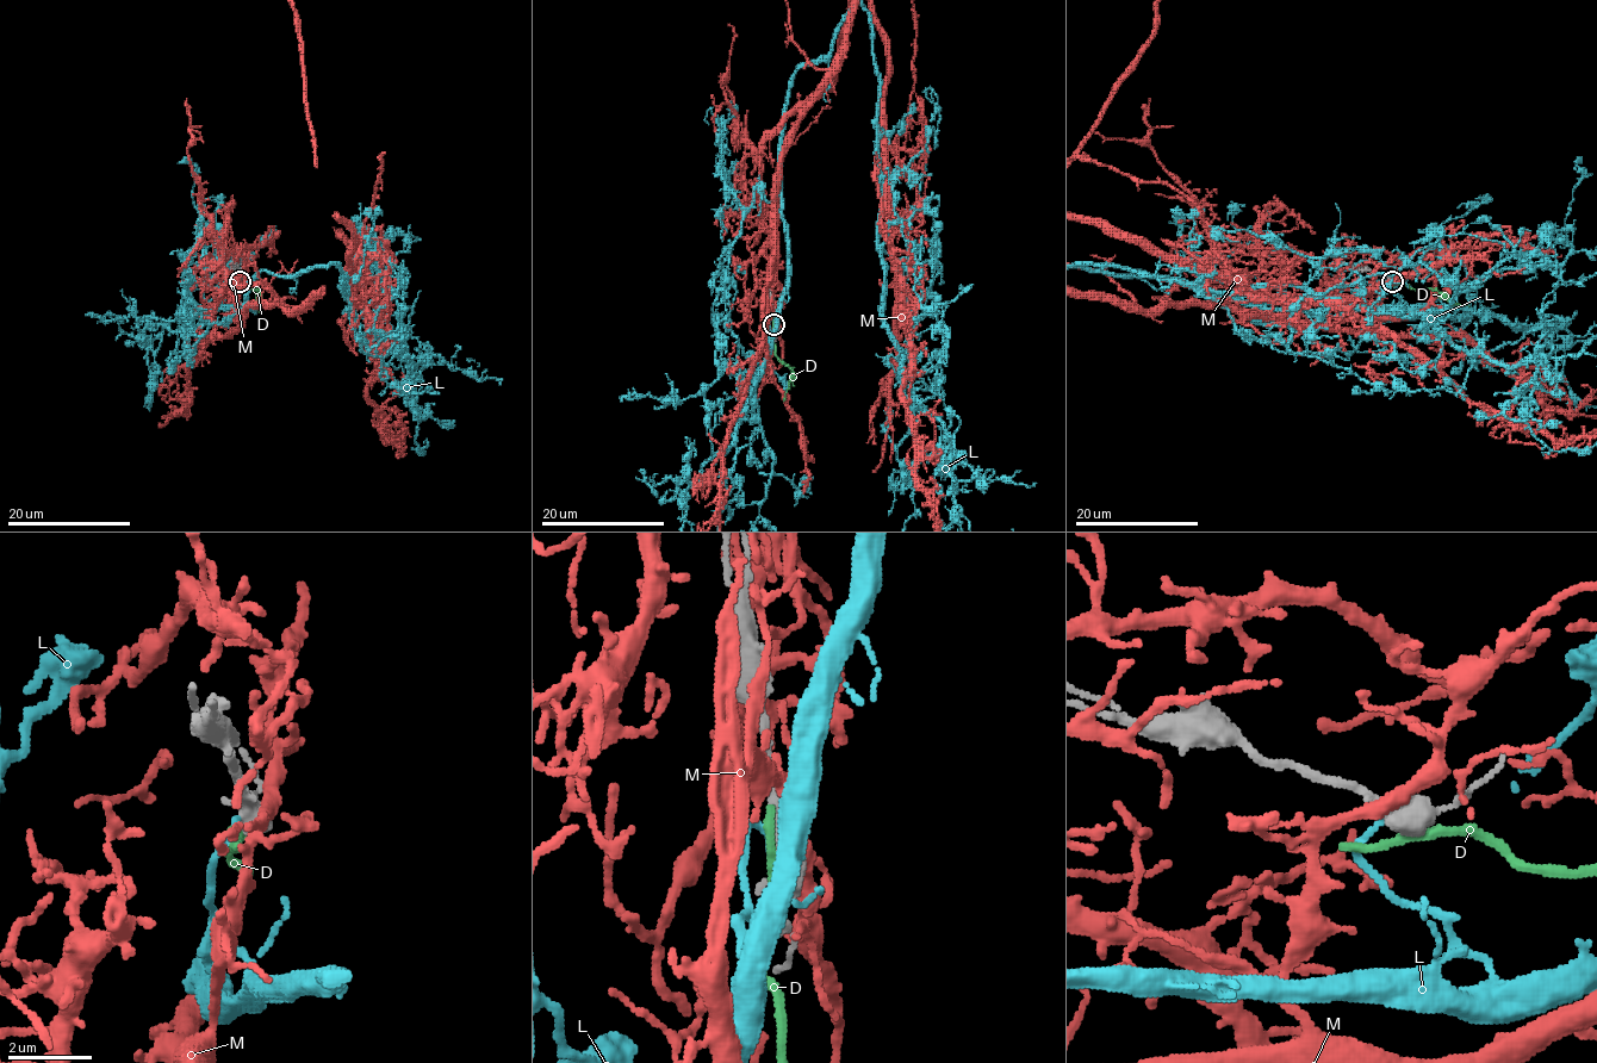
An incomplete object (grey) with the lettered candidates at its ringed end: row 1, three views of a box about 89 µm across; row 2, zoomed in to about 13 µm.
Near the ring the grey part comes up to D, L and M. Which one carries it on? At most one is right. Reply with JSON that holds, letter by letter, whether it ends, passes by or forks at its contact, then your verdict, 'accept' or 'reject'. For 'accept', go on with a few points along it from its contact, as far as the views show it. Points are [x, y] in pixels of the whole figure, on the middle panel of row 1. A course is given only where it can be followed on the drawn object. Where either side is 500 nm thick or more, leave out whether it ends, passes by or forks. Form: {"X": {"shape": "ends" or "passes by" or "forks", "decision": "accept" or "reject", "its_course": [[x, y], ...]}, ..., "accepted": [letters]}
{"D": {"decision": "reject"}, "L": {"shape": "ends", "decision": "accept"}, "M": {"decision": "reject"}, "accepted": ["L"]}

